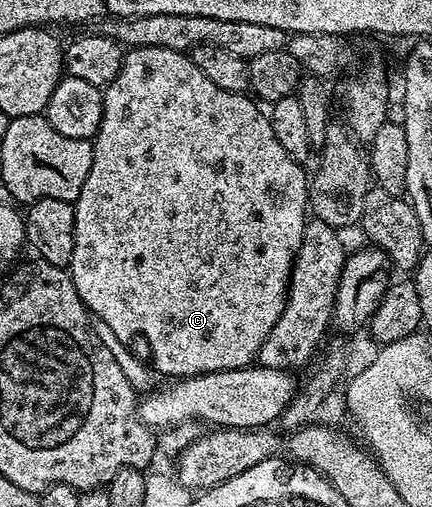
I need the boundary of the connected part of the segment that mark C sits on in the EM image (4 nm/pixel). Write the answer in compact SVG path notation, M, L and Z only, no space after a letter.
M167 47L129 49L121 58L117 78L104 86L103 92L103 119L96 137L92 138L91 171L87 171L87 183L83 183L83 191L79 191L73 207L75 251L67 268L73 276L75 291L79 291L79 299L93 317L101 317L103 323L115 331L120 341L129 343L134 337L145 339L150 345L148 360L165 379L244 369L254 364L267 335L271 335L271 327L279 323L279 315L283 315L289 294L293 257L303 239L309 209L311 181L308 176L305 178L306 166L283 151L279 139L275 139L275 131L271 131L268 116L252 96L215 87L215 83L211 83L211 79L195 67L192 56L179 51L171 51Z

